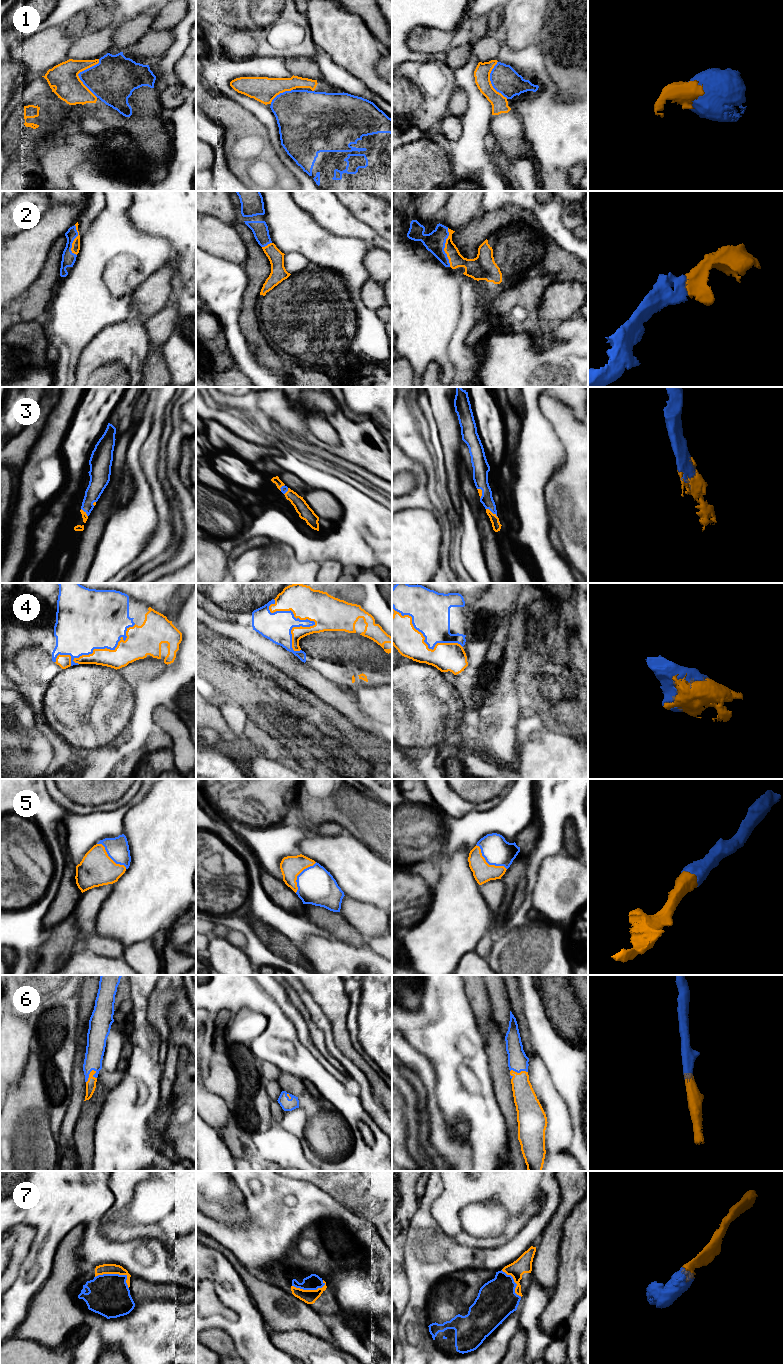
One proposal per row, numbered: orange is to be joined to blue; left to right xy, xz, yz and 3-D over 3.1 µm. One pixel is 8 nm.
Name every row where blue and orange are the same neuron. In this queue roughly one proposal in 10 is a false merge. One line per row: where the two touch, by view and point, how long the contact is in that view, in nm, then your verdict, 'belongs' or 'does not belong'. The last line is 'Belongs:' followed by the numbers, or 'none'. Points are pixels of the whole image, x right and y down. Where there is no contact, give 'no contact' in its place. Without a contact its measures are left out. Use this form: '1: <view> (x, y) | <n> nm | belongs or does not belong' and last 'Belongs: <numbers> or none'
1: xy (78, 74) | 320 nm | belongs
2: yz (444, 247) | 320 nm | belongs
3: yz (492, 512) | 120 nm | belongs
4: xy (96, 648) | 700 nm | belongs
5: yz (488, 863) | 320 nm | belongs
6: xy (88, 1075) | 130 nm | belongs
7: xy (117, 1274) | 280 nm | belongs
Belongs: 1, 2, 3, 4, 5, 6, 7

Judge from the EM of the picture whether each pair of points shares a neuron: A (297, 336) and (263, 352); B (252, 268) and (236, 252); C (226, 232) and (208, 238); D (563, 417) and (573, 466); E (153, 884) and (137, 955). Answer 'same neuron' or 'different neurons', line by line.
A: different neurons
B: different neurons
C: same neuron
D: same neuron
E: different neurons

